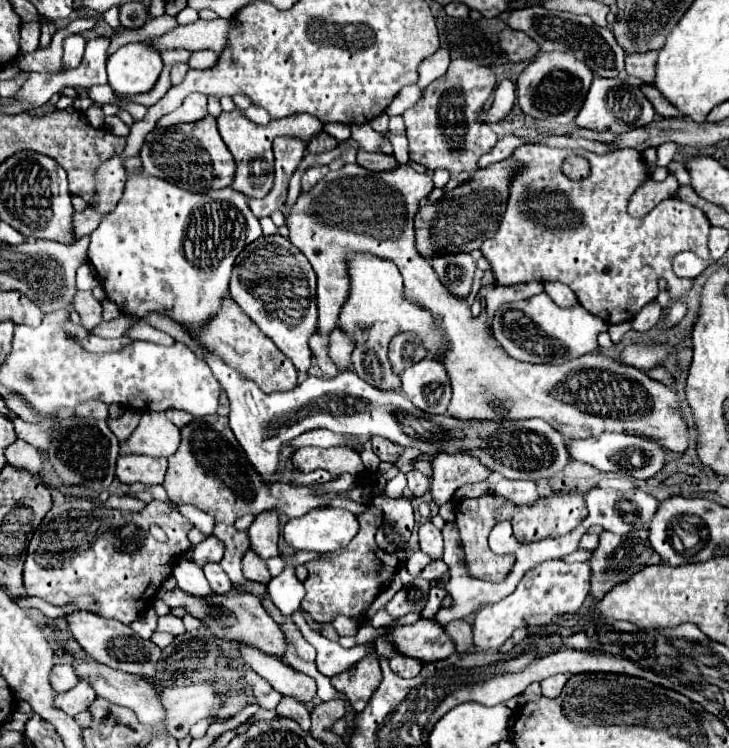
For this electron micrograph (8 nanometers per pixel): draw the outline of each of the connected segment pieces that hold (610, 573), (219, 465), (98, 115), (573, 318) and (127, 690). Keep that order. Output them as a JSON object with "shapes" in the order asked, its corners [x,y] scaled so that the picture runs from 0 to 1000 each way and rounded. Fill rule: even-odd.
{"shapes":[[[[878,707],[870,713],[859,713],[859,715],[845,715],[837,710],[826,710],[823,713],[823,729],[812,737],[812,745],[807,750],[809,763],[812,763],[812,785],[809,785],[809,795],[823,803],[842,782],[861,777],[870,766],[875,766],[878,761],[889,758],[889,755],[903,755],[908,753],[908,747],[903,745],[903,739],[897,739],[892,723],[889,723],[889,707]]],[[[310,557],[310,584],[302,579],[307,574],[294,574],[285,560],[266,560],[261,568],[250,574],[250,592],[247,600],[230,614],[230,632],[225,640],[225,654],[230,656],[233,667],[241,672],[263,672],[274,683],[285,686],[294,691],[294,715],[310,729],[307,747],[302,750],[305,761],[313,766],[318,779],[335,779],[343,785],[343,790],[354,798],[365,795],[365,785],[357,779],[337,777],[332,769],[329,750],[335,739],[343,734],[340,715],[335,710],[321,707],[321,697],[335,689],[335,686],[359,686],[365,680],[381,680],[392,686],[395,691],[414,691],[428,680],[436,678],[450,678],[453,670],[464,659],[442,659],[433,662],[422,648],[384,648],[384,646],[370,646],[359,648],[354,632],[348,624],[335,616],[335,606],[329,598],[321,595],[324,584],[313,568]],[[318,606],[318,611],[316,611]],[[307,614],[307,619],[305,619]]],[[[126,138],[118,148],[118,156],[121,162],[129,167],[129,170],[140,170],[140,162],[143,162],[143,151],[140,151],[140,140],[137,138]]],[[[749,392],[733,394],[719,402],[691,405],[680,413],[680,421],[675,426],[675,445],[689,467],[700,477],[727,485],[776,485],[782,480],[812,472],[820,467],[818,451],[826,443],[834,443],[831,429],[815,424],[798,408],[771,413]]],[[[102,881],[99,884],[99,892],[102,897],[112,905],[112,902],[121,902],[123,910],[126,910],[126,918],[132,921],[132,929],[140,932],[140,934],[148,934],[159,943],[170,943],[176,948],[181,948],[187,953],[187,959],[198,967],[198,969],[219,969],[222,961],[225,961],[225,948],[222,943],[217,940],[217,932],[214,932],[214,924],[211,918],[195,908],[195,905],[184,905],[178,900],[167,900],[167,897],[159,897],[159,894],[151,894],[129,881]]]]}

